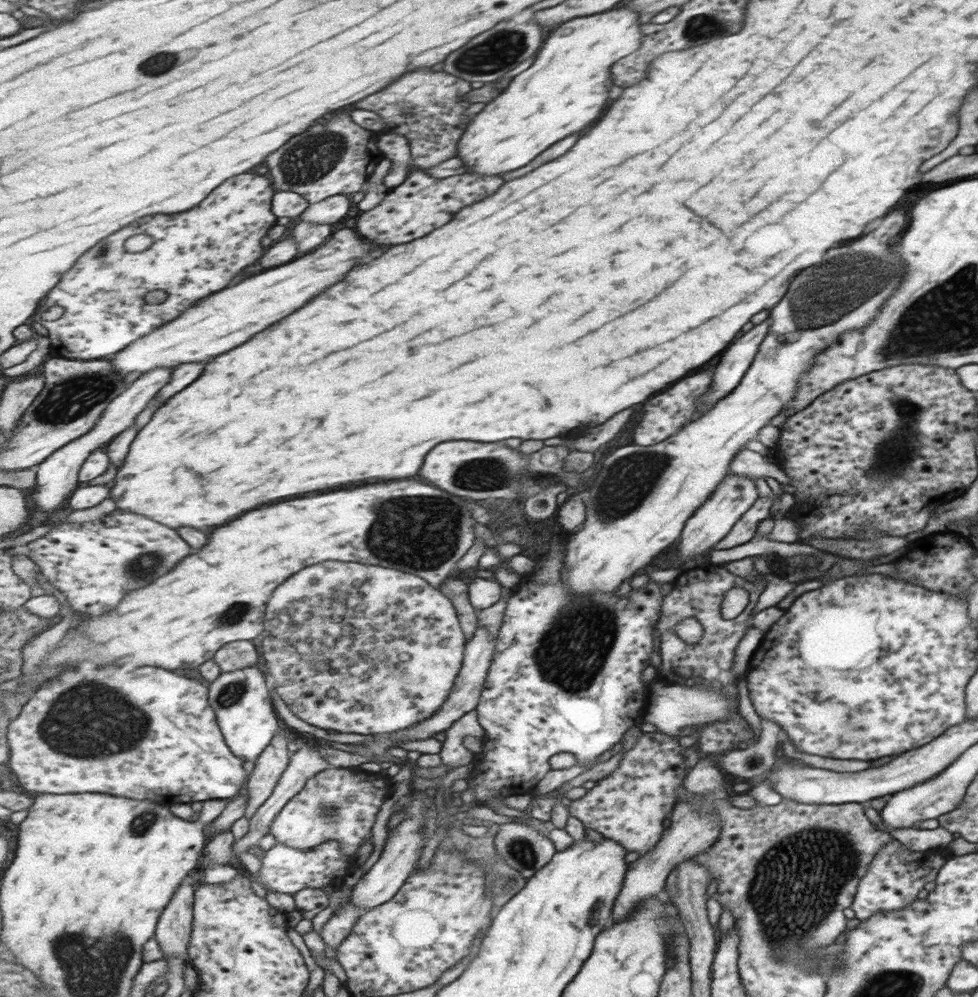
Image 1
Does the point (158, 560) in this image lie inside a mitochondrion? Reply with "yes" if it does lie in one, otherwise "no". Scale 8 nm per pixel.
yes

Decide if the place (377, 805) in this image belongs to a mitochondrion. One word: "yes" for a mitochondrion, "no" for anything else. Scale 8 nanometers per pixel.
no

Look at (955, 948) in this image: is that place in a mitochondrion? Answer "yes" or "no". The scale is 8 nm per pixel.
no

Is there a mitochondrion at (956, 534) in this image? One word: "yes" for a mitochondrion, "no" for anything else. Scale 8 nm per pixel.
no

